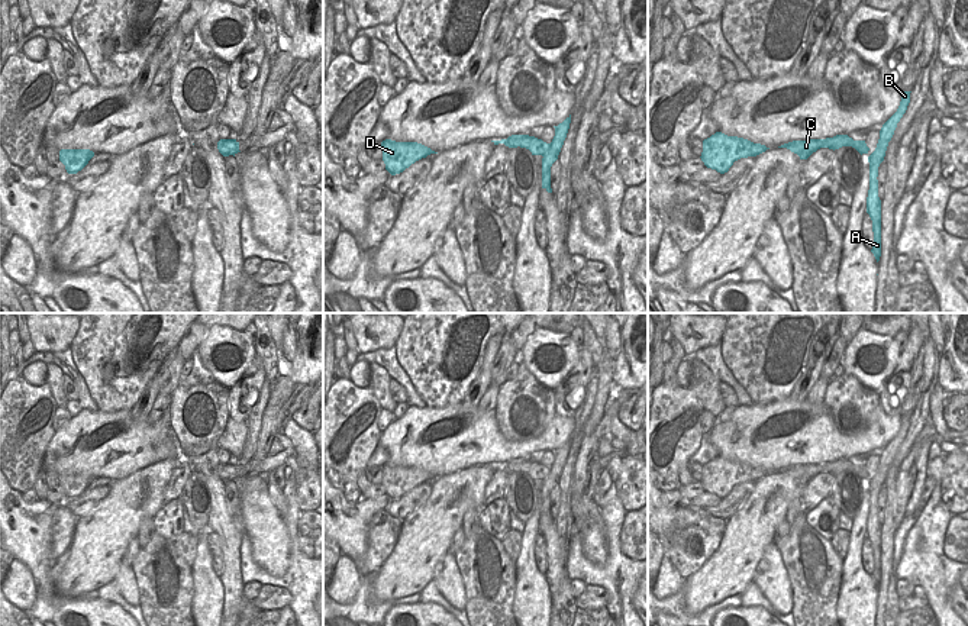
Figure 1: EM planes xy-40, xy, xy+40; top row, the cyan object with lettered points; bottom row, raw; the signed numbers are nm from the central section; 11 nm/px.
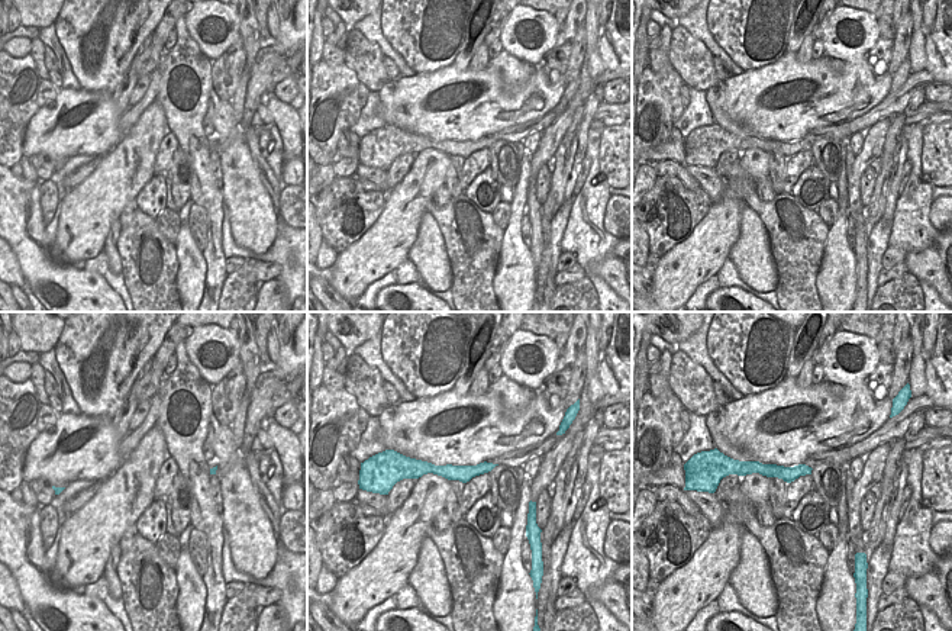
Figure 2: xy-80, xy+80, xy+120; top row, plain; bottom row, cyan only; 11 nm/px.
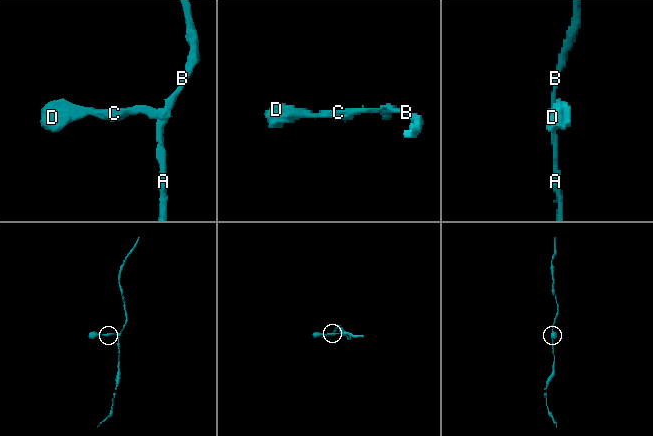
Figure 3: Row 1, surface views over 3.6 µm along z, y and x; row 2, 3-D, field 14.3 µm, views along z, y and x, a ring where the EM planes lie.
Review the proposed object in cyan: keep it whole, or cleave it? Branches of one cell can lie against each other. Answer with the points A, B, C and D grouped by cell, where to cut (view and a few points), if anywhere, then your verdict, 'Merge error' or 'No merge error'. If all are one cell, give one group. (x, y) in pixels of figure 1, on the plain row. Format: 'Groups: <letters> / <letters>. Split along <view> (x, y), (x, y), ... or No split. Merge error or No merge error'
Groups: A B / C D. Split along xy (533, 461), (526, 473). Merge error

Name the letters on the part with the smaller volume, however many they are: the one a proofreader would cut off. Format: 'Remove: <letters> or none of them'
Remove: C, D

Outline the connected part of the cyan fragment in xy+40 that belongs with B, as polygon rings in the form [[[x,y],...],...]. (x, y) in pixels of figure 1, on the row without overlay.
[[[901,416],[901,426],[897,436],[883,449],[880,455],[880,464],[875,475],[868,481],[869,487],[869,514],[867,522],[867,538],[872,545],[874,556],[874,571],[871,577],[874,578],[877,587],[881,581],[881,525],[878,522],[878,491],[884,485],[888,467],[891,465],[897,448],[903,442],[910,427],[911,416]]]

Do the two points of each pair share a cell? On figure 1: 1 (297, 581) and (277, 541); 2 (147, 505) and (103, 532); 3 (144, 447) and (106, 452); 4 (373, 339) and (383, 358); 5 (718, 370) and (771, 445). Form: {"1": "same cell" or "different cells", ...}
{"1": "different cells", "2": "same cell", "3": "same cell", "4": "different cells", "5": "different cells"}

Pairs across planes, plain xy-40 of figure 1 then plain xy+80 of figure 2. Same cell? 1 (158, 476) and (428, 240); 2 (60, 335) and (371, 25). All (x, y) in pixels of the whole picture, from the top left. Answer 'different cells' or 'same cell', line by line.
1: different cells
2: different cells

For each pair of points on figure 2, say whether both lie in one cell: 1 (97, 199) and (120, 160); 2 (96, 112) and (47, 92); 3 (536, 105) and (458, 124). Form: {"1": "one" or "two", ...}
{"1": "one", "2": "two", "3": "one"}

